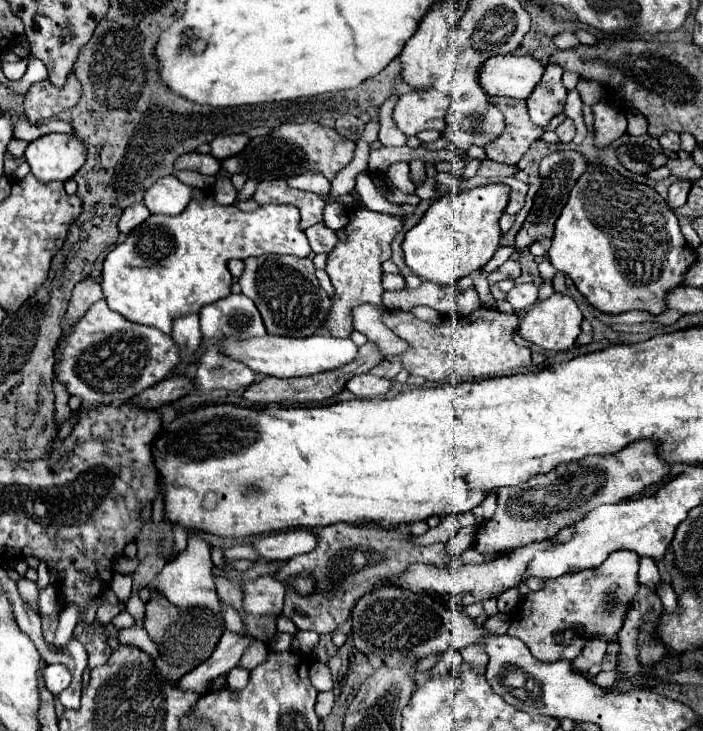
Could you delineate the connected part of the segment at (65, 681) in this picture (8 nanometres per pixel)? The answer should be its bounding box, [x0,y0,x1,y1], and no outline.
[42,664,70,694]

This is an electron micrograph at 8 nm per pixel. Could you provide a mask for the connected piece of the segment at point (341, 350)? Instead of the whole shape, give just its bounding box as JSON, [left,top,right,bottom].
[222,336,358,378]

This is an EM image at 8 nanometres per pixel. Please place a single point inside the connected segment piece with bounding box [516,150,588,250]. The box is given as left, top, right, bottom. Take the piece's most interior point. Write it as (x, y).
(558, 172)

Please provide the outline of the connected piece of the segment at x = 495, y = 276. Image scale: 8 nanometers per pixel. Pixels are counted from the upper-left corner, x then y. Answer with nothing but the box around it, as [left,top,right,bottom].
[488,260,520,284]

